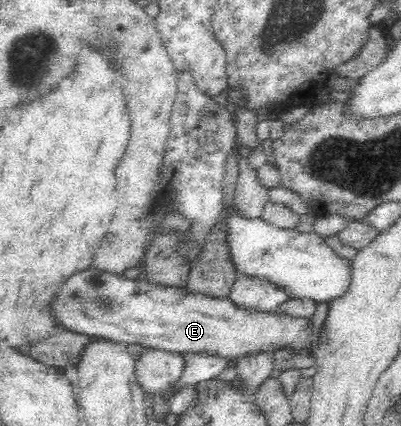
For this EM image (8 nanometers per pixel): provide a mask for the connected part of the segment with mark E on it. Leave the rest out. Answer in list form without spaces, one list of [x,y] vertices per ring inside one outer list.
[[[94,267],[87,268],[86,270],[77,272],[70,276],[68,280],[62,285],[61,293],[57,296],[57,299],[53,300],[53,310],[55,310],[55,315],[60,326],[65,329],[77,332],[78,334],[85,334],[92,337],[98,337],[100,339],[106,339],[112,343],[120,343],[126,346],[135,344],[144,347],[145,349],[156,349],[166,352],[181,354],[184,356],[186,354],[190,356],[198,356],[198,354],[206,353],[207,356],[218,356],[223,360],[228,360],[232,365],[236,360],[241,358],[248,358],[248,356],[258,356],[258,353],[263,353],[272,351],[272,354],[277,350],[284,349],[284,351],[290,351],[290,353],[308,353],[309,356],[316,358],[317,350],[319,346],[327,341],[327,336],[323,332],[323,327],[318,326],[315,328],[311,318],[302,318],[301,316],[292,316],[291,314],[286,314],[284,312],[277,312],[275,310],[248,310],[243,306],[238,306],[236,302],[232,302],[229,297],[218,297],[218,296],[206,296],[201,292],[190,292],[186,287],[176,287],[176,286],[162,286],[150,281],[142,281],[140,279],[130,279],[126,278],[124,274],[115,275],[109,272],[104,272],[98,270]]]

